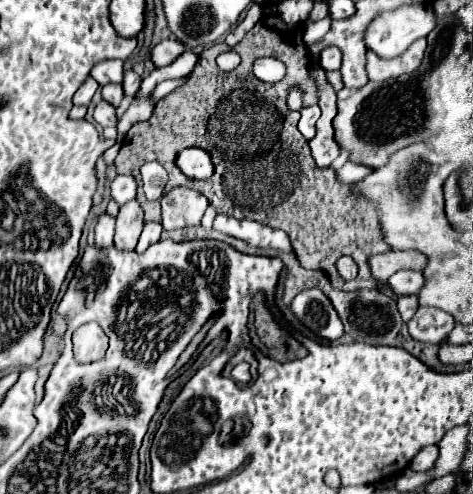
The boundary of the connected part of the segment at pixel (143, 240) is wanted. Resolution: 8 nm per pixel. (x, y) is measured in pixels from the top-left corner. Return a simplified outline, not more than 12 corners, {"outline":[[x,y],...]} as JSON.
{"outline":[[146,223],[136,251],[144,253],[160,239],[162,225]]}

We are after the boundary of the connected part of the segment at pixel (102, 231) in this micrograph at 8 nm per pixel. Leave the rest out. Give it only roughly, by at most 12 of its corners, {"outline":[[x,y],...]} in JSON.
{"outline":[[100,215],[96,249],[114,247],[114,219]]}

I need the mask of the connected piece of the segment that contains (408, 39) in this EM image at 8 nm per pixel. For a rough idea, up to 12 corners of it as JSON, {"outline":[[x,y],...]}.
{"outline":[[404,5],[376,17],[366,47],[400,57],[436,27],[432,5]]}

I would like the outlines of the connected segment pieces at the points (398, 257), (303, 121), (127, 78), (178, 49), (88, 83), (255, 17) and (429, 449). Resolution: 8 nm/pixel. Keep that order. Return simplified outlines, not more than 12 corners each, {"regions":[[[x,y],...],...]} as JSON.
{"regions":[[[386,251],[372,255],[374,279],[386,283],[402,269],[422,271],[426,255],[418,251]],[[304,107],[298,129],[306,139],[312,139],[318,107]],[[132,69],[124,73],[122,83],[126,97],[134,97],[142,77]],[[166,39],[152,47],[156,67],[172,63],[186,51],[182,41]],[[92,77],[74,95],[74,105],[88,105],[96,89]],[[254,3],[246,17],[228,33],[226,43],[236,45],[260,19],[264,7]],[[438,445],[420,449],[412,471],[428,471],[438,459]]]}

